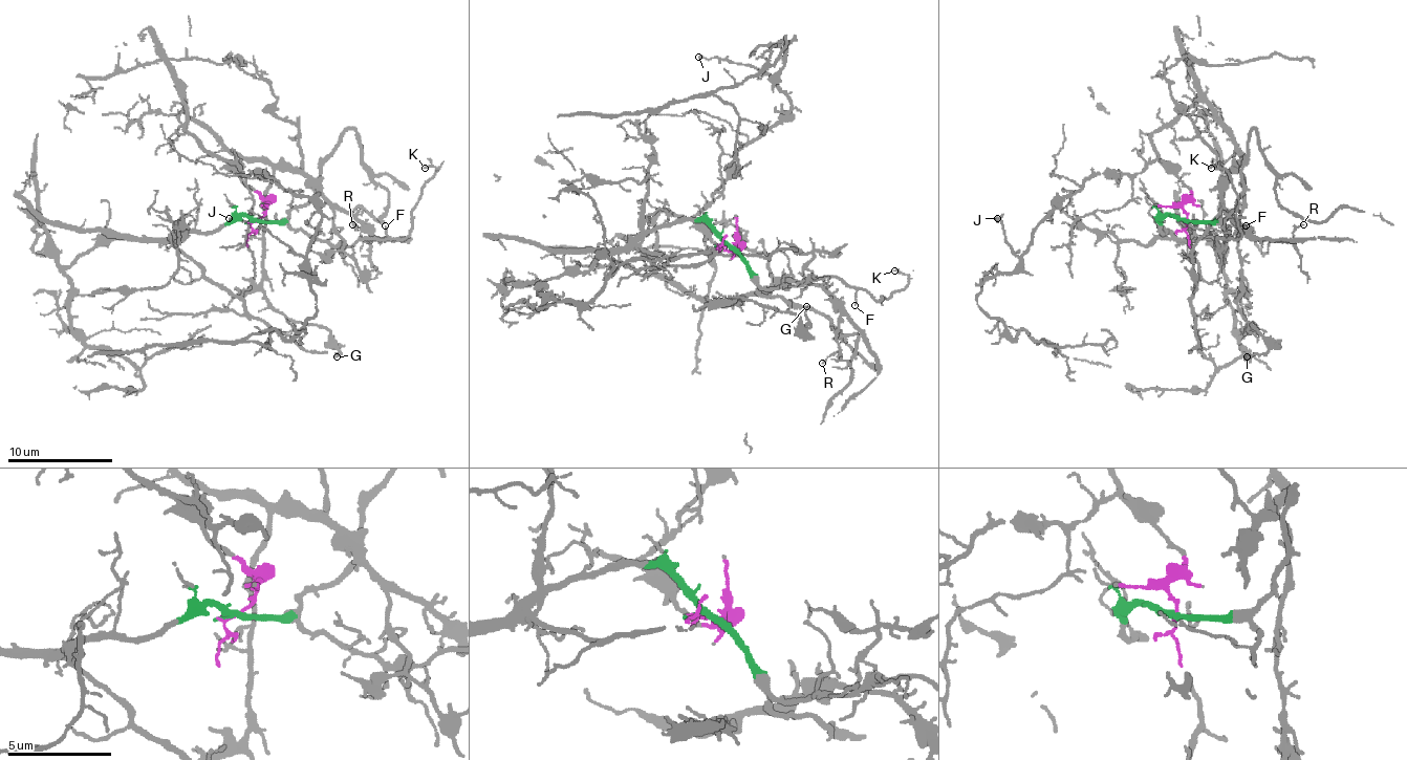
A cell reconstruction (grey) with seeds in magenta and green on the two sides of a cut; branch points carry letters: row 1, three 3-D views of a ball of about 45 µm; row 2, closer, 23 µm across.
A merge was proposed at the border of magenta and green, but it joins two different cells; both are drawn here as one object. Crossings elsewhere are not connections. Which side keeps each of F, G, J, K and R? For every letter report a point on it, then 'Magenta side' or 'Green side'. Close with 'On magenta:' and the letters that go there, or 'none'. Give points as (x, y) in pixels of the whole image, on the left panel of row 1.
F: Place: (385, 225). Green side
G: Place: (337, 356). Magenta side
J: Place: (229, 218). Magenta side
K: Place: (425, 168). Green side
R: Place: (352, 224). Magenta side
On magenta: G, J, R

